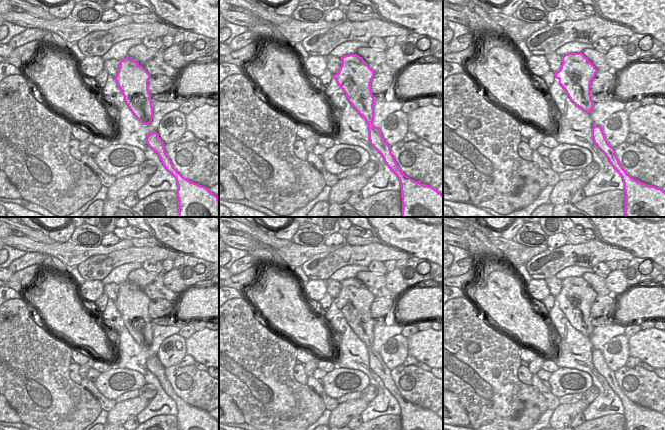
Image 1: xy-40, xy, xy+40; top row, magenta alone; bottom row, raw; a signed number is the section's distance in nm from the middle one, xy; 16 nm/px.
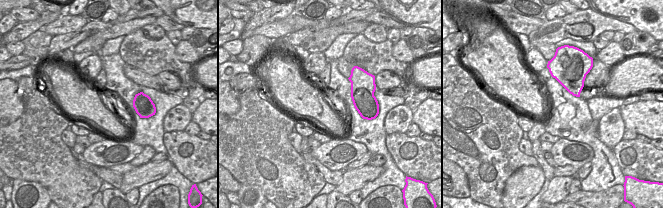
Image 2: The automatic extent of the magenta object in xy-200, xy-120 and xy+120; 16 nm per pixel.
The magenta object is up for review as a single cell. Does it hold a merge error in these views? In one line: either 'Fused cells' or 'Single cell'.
Single cell

